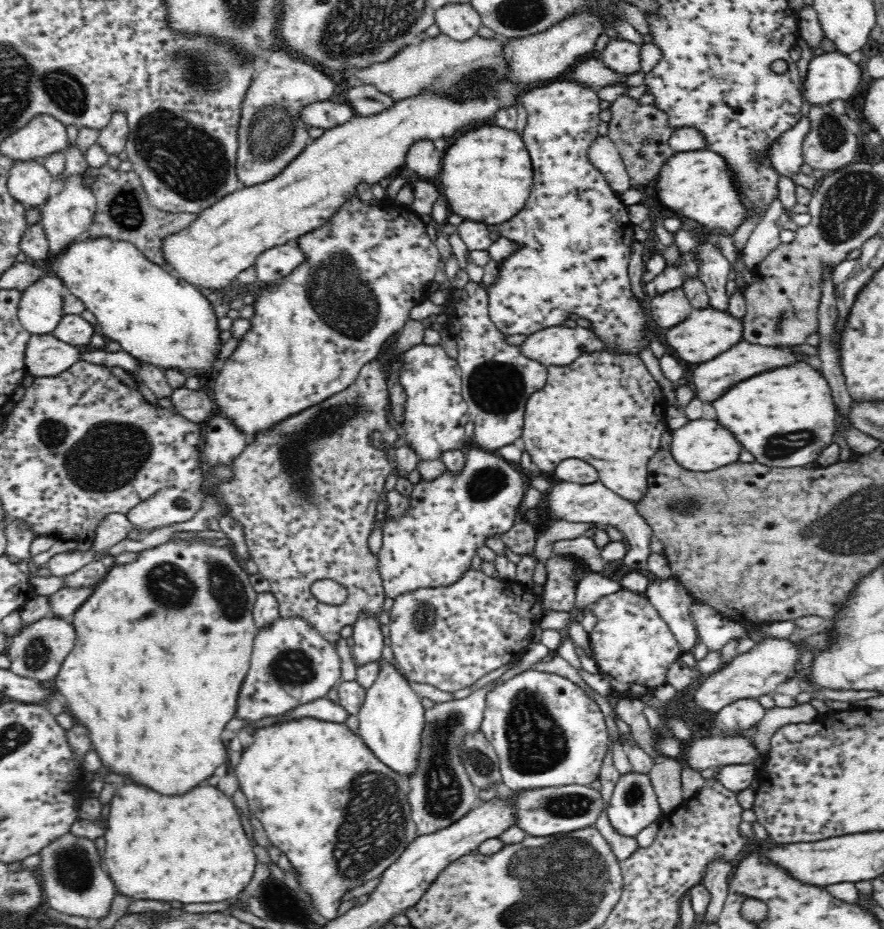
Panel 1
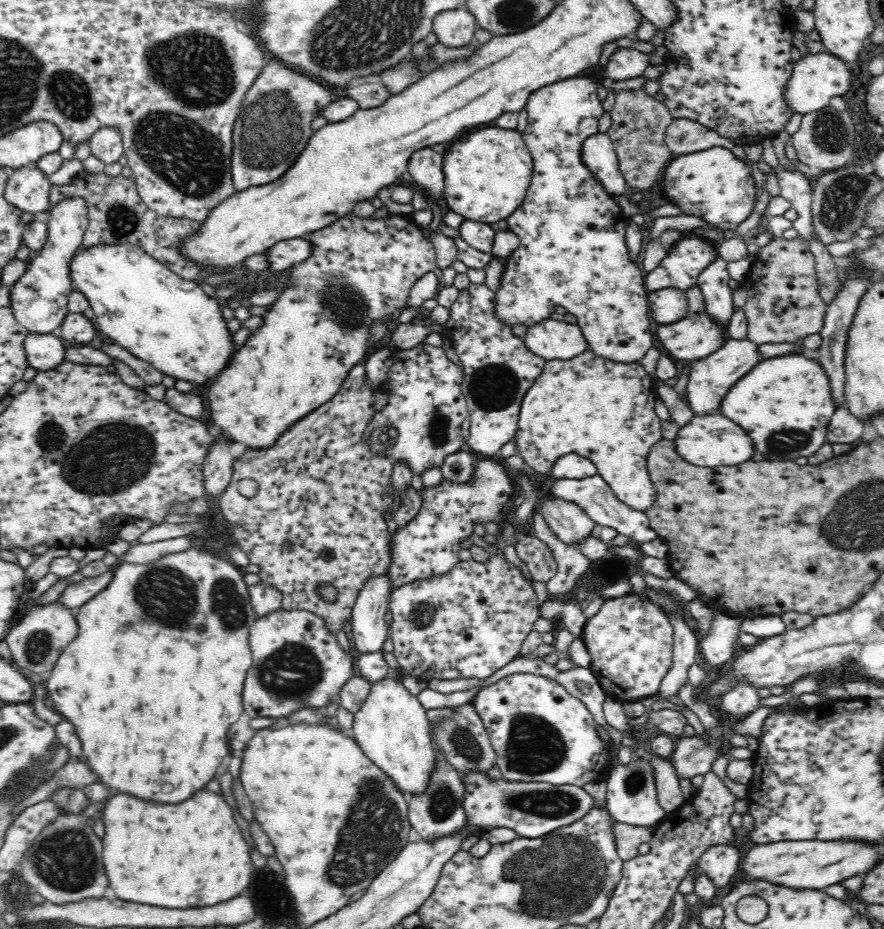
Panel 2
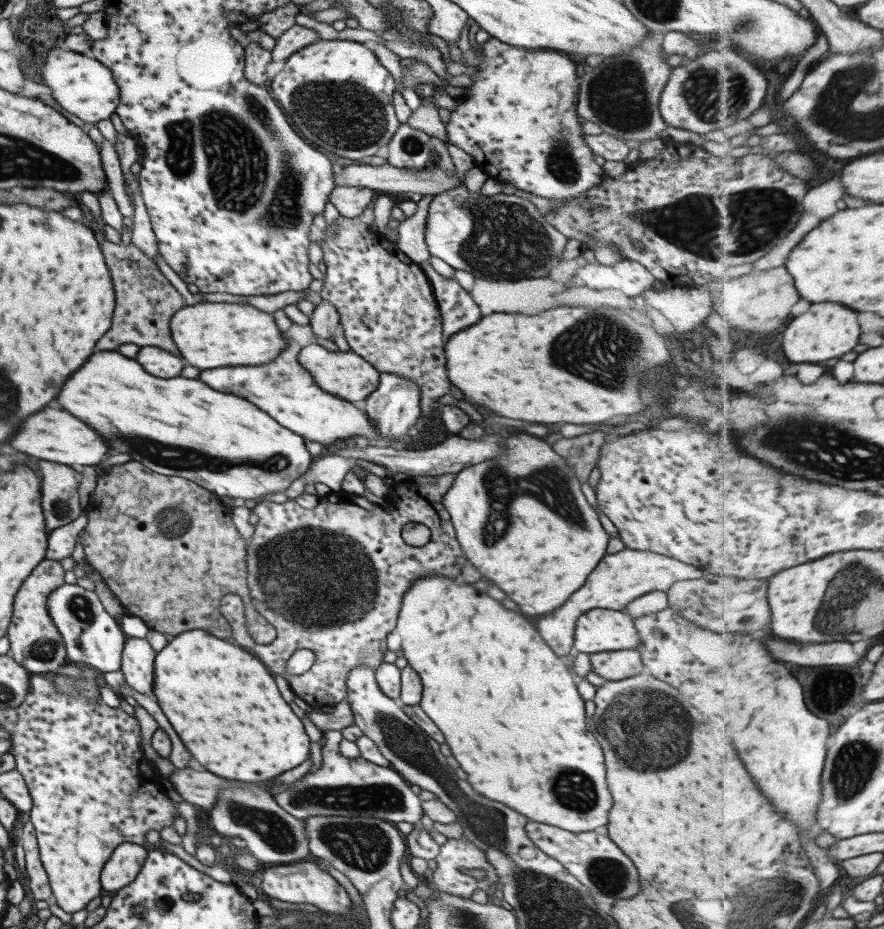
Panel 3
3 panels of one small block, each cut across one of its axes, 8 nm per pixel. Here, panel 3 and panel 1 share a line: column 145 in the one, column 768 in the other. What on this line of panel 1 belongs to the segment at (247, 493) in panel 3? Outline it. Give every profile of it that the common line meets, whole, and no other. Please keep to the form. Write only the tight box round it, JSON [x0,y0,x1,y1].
[712,362,837,468]

